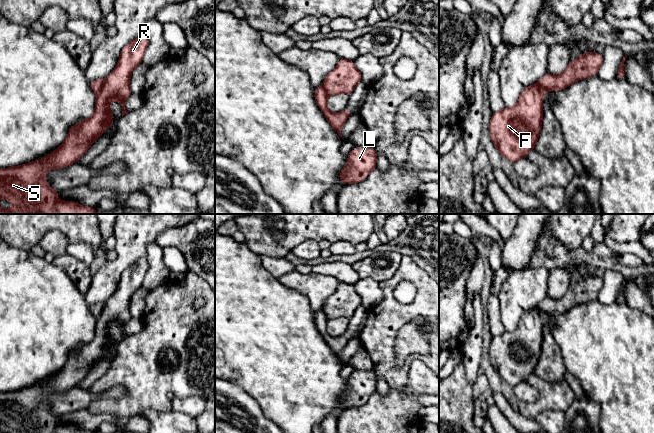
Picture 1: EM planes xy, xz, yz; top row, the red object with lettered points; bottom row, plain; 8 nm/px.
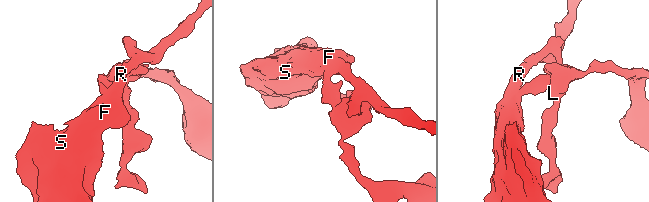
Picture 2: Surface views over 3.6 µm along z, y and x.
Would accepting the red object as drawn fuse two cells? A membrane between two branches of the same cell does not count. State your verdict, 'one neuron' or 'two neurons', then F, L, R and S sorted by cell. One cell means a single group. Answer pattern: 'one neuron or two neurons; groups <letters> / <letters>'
two neurons; groups F R S / L

